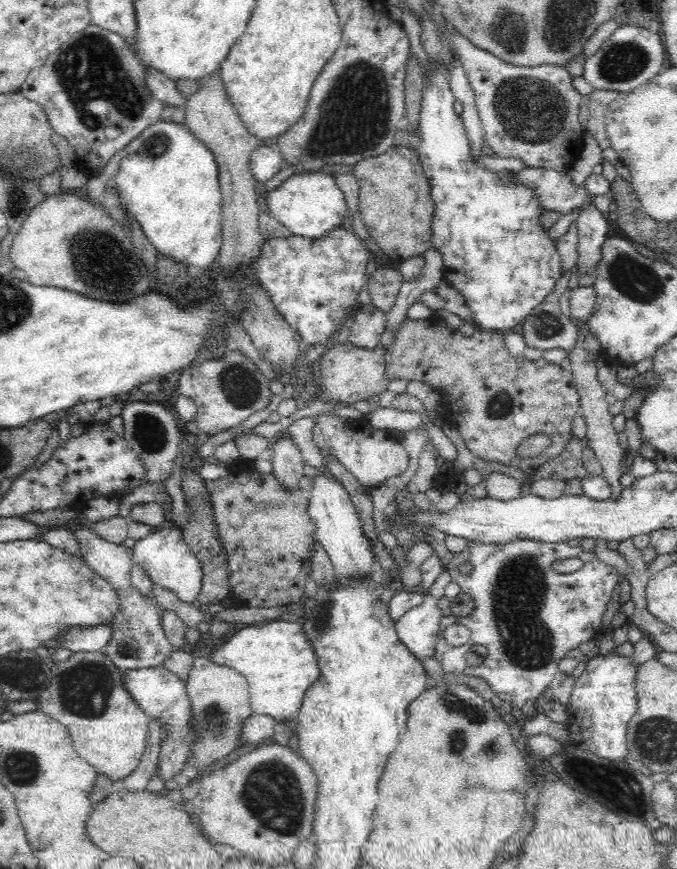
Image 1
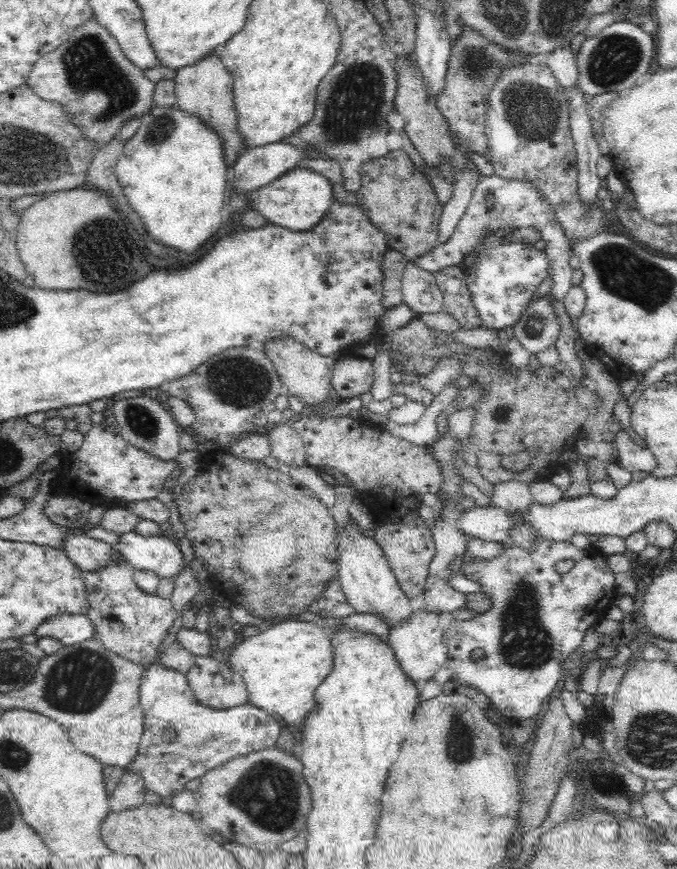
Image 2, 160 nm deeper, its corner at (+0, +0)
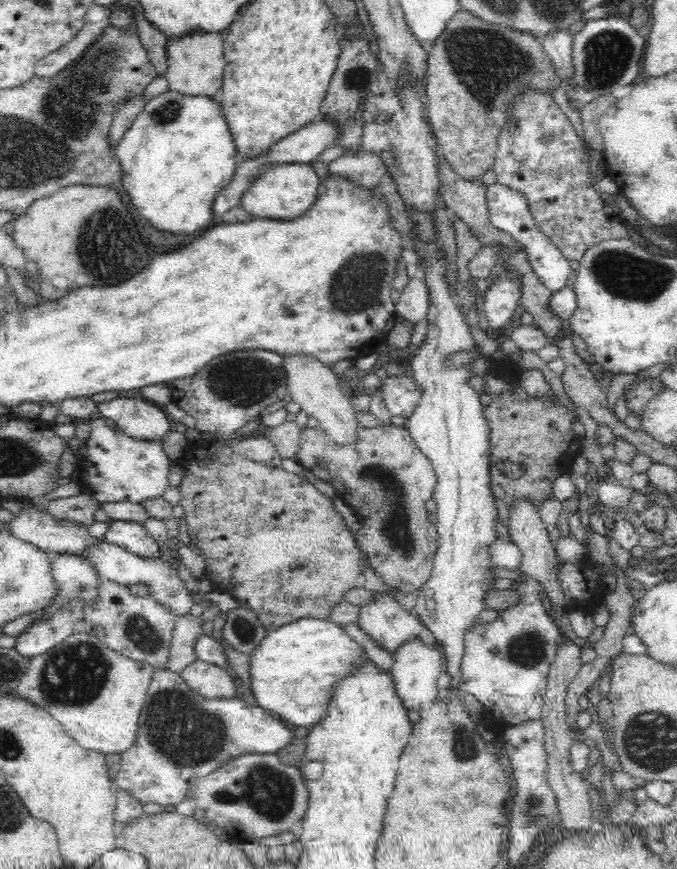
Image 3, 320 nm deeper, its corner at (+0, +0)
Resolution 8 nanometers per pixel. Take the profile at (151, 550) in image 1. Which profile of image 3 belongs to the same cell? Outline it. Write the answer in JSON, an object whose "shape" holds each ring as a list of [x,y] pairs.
{"shape":[[[112,520],[108,522],[110,525],[104,534],[104,540],[144,558],[161,556],[159,543],[147,533],[142,523]]]}

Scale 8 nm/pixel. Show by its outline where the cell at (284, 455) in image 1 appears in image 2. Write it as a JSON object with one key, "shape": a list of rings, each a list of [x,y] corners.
{"shape":[[[279,424],[266,432],[271,445],[271,456],[278,459],[281,468],[306,465],[305,445],[290,424]]]}

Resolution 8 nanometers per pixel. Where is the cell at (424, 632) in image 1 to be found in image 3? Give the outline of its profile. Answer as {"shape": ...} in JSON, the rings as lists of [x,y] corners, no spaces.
{"shape":[[[414,639],[402,645],[398,654],[394,654],[393,668],[390,670],[392,683],[396,689],[396,695],[402,701],[402,705],[408,710],[429,709],[432,703],[440,699],[444,694],[438,689],[438,678],[443,672],[443,652],[440,645],[435,648],[427,646],[420,639]]]}

